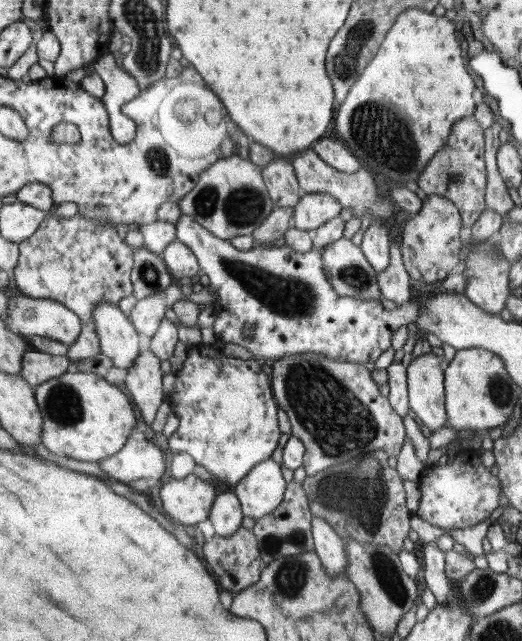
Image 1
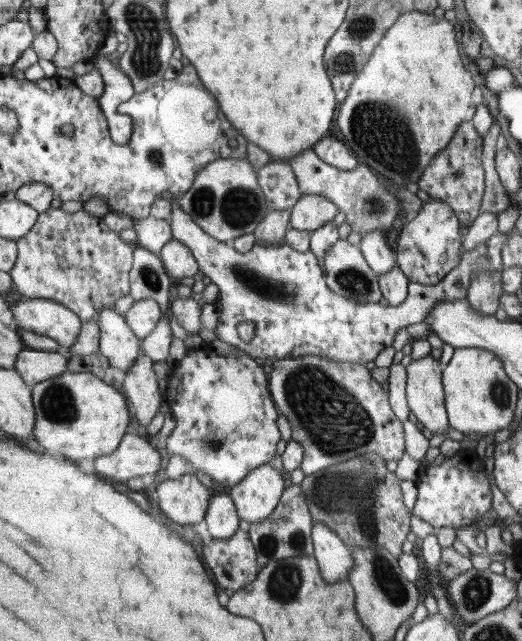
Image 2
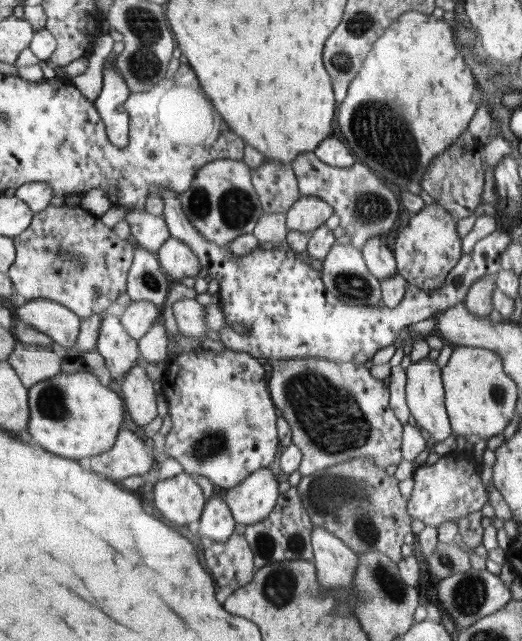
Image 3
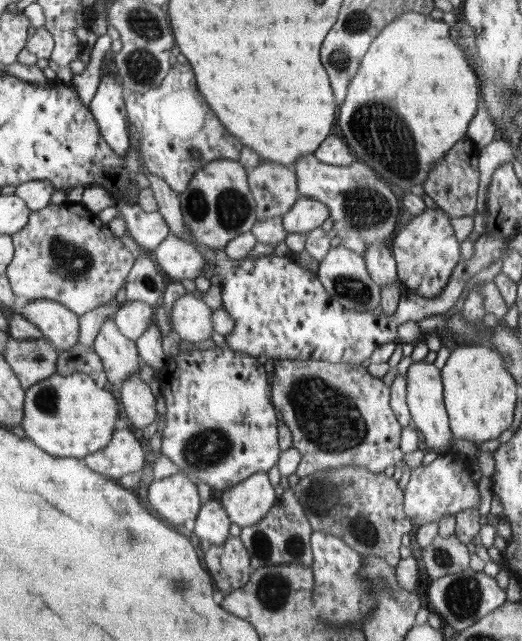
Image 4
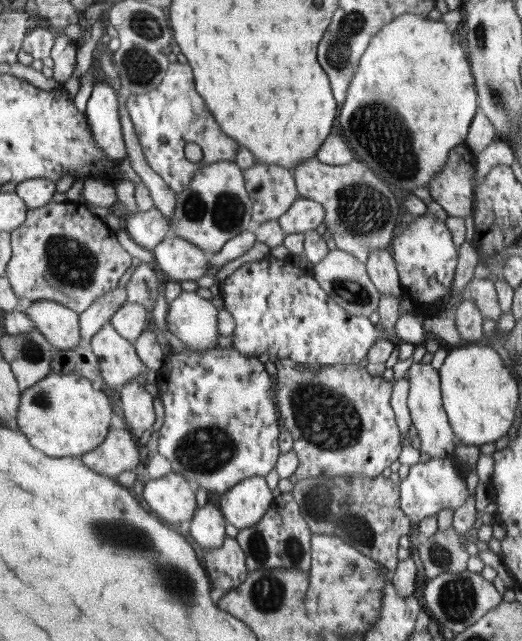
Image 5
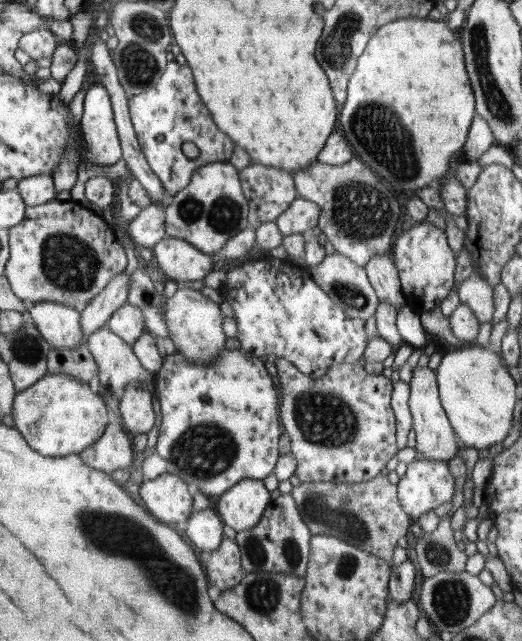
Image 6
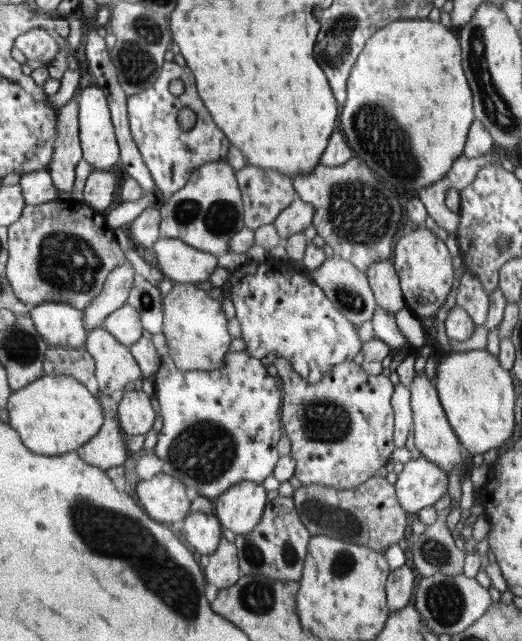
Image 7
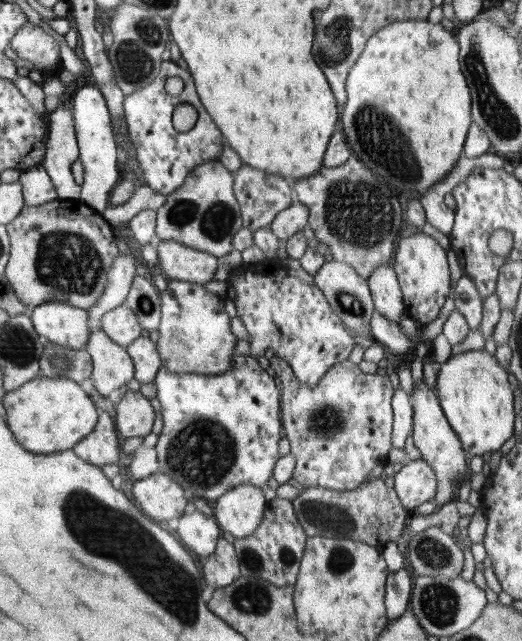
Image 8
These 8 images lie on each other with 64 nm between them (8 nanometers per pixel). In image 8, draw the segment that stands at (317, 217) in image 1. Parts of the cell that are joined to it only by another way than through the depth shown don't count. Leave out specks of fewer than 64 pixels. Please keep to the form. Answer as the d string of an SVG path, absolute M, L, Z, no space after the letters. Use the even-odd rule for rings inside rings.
M294 199L289 207L279 212L271 222L272 234L278 240L288 240L309 223L309 208Z

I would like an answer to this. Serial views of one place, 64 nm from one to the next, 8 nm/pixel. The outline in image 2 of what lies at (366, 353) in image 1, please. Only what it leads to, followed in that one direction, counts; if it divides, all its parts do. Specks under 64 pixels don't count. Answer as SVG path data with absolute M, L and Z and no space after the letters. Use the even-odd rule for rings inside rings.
M175 200L172 201L172 210L171 210L171 218L169 219L171 222L171 228L174 232L173 239L179 241L180 243L186 245L191 252L195 255L195 259L198 261L200 268L203 269L202 275L208 276L211 282L218 286L219 295L215 303L219 306L219 323L215 328L216 336L220 340L231 344L232 346L236 346L243 351L246 355L250 355L256 357L257 359L264 360L266 358L270 358L272 360L278 359L289 359L290 357L295 356L304 356L304 355L316 355L321 357L327 357L330 360L337 360L337 361L348 361L349 363L358 363L358 364L366 364L367 362L372 362L376 360L376 357L384 350L388 348L388 346L392 346L392 340L394 340L394 336L396 336L396 332L400 330L400 328L406 328L406 326L410 326L410 324L418 324L418 322L422 322L427 316L428 313L438 304L440 301L449 301L449 300L458 300L464 299L467 296L467 290L470 286L471 278L476 271L502 271L504 269L502 257L501 257L501 248L504 246L504 242L506 242L506 234L498 232L494 234L490 239L484 243L478 245L478 247L473 248L471 251L465 251L464 258L460 261L460 266L455 268L452 272L449 272L442 280L442 282L435 284L435 285L423 285L418 283L409 283L408 285L408 296L406 300L399 304L398 306L388 305L382 306L380 303L359 303L355 300L346 298L345 296L340 296L335 292L332 292L332 289L327 284L327 277L326 273L324 273L324 268L322 267L322 263L320 258L318 258L310 249L306 252L298 252L296 249L293 249L291 246L288 245L275 245L273 247L264 247L262 244L257 244L252 247L247 253L238 252L234 249L231 243L227 244L225 242L220 242L218 240L214 240L205 230L194 220L188 213L185 213L183 209L180 208L180 205ZM240 322L254 322L255 324L255 333L254 337L250 340L250 342L245 342L244 340L240 339L238 335L238 324Z

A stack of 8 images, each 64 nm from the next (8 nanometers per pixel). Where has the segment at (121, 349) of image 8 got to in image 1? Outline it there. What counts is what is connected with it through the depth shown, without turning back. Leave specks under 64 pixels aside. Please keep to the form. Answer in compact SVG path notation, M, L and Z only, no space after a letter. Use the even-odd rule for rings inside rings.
M102 302L96 306L92 323L99 336L101 352L113 360L114 366L134 366L138 356L138 332L131 318L124 316L118 305Z

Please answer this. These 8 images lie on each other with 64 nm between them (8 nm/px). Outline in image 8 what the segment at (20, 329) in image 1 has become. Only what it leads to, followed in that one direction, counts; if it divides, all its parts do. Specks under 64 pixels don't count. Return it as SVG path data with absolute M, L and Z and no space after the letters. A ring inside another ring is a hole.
M56 301L33 307L30 314L36 332L48 338L49 342L78 350L89 339L88 313L84 309Z

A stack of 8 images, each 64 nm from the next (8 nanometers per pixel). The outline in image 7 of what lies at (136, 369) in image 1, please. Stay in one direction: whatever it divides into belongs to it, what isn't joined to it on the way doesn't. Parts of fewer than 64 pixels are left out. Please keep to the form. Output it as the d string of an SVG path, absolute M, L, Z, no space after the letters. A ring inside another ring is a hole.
M131 387L124 390L119 402L118 414L120 424L129 437L146 435L152 428L156 416L148 395L142 390L136 391Z

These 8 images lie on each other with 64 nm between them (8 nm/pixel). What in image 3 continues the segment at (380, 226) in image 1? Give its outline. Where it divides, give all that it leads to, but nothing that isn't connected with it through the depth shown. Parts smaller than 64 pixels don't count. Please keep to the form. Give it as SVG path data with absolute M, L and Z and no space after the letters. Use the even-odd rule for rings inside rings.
M372 238L361 248L363 259L378 280L384 280L397 272L394 251L380 238Z

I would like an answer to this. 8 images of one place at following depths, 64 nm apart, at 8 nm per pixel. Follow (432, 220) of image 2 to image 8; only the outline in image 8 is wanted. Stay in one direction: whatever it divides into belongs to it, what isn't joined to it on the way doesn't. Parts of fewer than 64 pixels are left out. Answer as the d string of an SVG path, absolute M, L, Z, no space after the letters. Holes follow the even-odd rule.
M416 233L402 238L396 248L393 269L403 292L405 310L421 326L436 320L440 308L450 294L450 266L446 260L446 250L425 233Z

